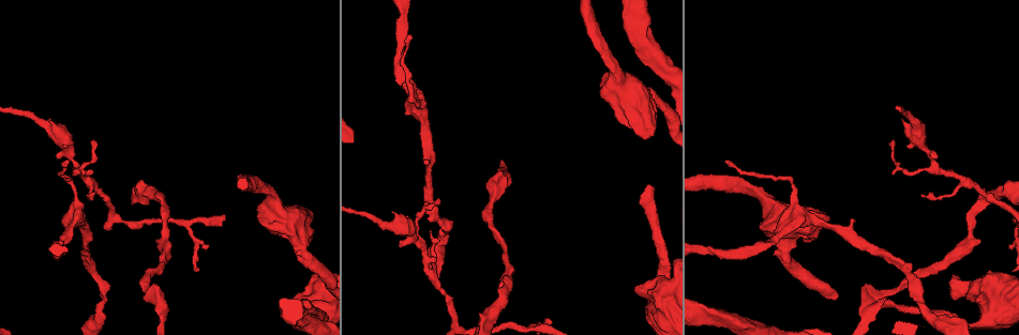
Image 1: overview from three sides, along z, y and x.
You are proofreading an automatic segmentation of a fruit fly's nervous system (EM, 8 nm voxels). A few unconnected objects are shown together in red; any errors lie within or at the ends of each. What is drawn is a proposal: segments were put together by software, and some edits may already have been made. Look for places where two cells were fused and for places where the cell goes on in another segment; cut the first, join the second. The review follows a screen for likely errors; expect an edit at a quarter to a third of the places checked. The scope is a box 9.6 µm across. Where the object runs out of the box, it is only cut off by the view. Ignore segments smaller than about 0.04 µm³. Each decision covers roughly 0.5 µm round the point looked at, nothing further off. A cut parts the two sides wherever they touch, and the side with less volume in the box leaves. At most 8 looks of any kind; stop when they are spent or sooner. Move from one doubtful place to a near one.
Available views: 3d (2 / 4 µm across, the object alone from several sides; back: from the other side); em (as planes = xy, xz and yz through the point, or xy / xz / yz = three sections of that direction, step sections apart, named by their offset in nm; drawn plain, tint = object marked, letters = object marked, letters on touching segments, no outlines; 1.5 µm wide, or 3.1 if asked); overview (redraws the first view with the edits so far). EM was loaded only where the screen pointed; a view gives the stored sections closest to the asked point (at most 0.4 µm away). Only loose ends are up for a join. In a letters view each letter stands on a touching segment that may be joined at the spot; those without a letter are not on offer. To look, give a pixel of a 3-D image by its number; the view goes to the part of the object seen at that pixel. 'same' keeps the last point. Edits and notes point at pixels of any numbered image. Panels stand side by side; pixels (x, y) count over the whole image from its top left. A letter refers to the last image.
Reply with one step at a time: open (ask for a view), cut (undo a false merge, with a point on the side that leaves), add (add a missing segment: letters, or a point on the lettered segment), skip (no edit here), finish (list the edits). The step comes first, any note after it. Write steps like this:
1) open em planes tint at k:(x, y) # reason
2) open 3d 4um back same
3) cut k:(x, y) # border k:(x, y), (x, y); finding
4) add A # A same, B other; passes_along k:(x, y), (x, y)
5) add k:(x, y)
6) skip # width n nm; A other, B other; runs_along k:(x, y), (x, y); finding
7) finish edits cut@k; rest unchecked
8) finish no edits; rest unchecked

open em planes letters at 1:(100, 317)

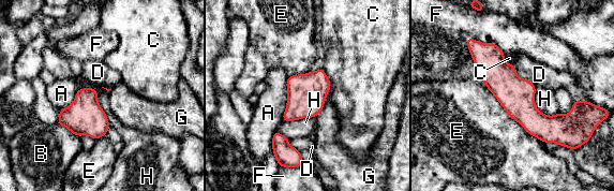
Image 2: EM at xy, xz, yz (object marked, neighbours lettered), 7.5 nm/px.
skip # width 280 nm; A other, B other, C other, D other, E other, F other, G other, H other; border 2:(330, 90), (324, 107), (314, 117); continuous, no second cell

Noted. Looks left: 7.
open em planes letters at 1:(648, 185) # long arm stops here

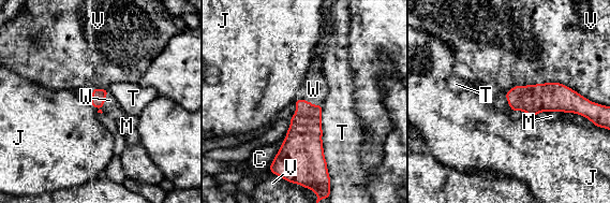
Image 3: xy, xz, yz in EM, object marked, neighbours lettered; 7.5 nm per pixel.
add W # longest_contact V 600 nm; C other, J other, M other, T other, V other, W same; the cell continues

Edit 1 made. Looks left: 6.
finish edits add@3; rest unchecked

